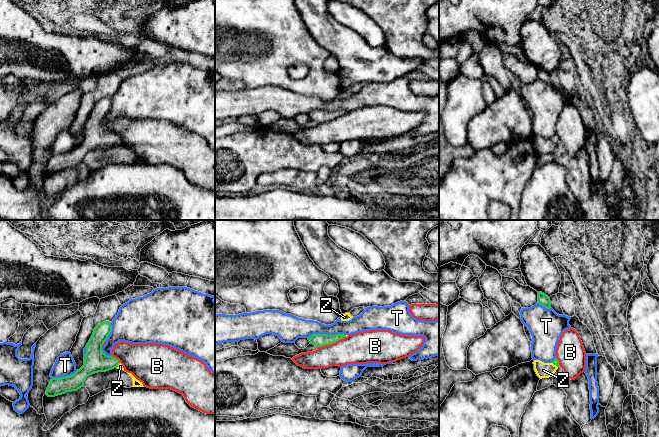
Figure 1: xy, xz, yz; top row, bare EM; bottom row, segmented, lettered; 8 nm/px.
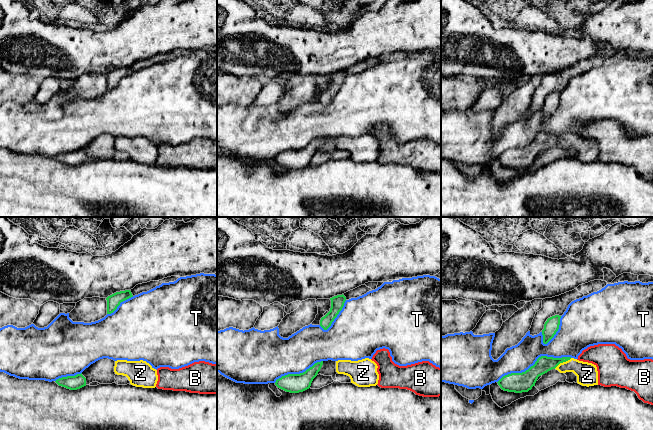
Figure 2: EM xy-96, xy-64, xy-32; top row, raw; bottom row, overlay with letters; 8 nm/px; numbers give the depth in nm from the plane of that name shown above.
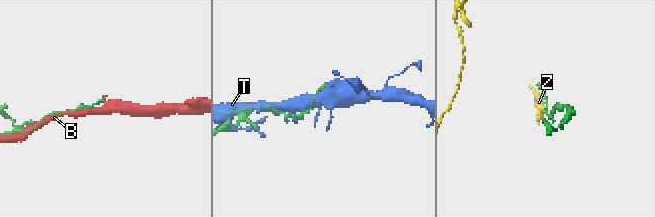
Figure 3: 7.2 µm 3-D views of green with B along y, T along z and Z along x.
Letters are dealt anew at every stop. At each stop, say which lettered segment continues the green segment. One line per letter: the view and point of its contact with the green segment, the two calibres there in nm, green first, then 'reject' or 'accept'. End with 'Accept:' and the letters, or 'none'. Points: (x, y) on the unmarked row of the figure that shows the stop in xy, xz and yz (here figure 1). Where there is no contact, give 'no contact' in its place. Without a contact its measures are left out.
B: meets green in xz at (331, 119); 110 nm thick on the green side, 260 nm on the other; reject
T: meets green in xz at (326, 110); 110 nm thick on the green side, 160 nm on the other; reject
Z: meets green in yz at (554, 140); 50 nm thick on the green side, 130 nm on the other; accept
Accept: Z

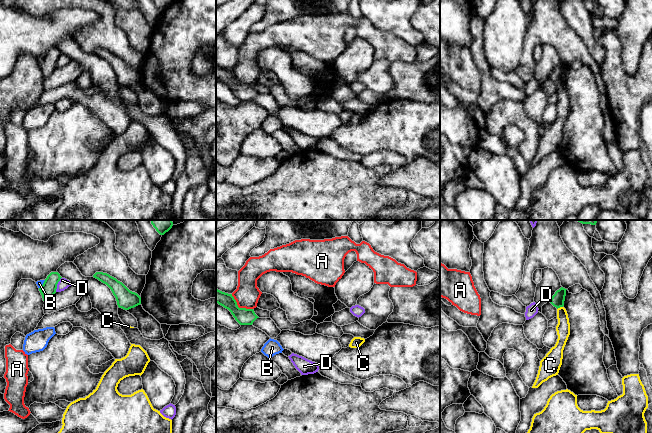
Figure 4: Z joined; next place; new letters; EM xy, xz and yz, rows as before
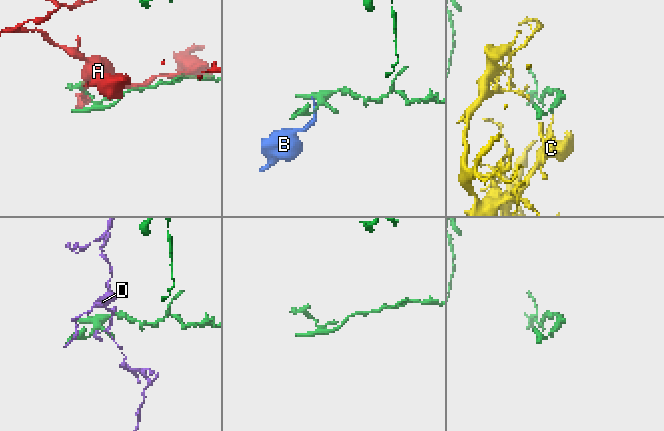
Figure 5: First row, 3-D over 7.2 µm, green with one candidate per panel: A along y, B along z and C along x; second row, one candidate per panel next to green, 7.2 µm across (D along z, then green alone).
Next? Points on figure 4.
A: meets green in xz at (238, 83); 140 nm thick on the green side, 200 nm on the other; reject
B: meets green in xy at (43, 60); 120 nm thick on the green side, 50 nm on the other; reject
C: meets green in yz at (559, 83); 110 nm thick on the green side, 110 nm on the other; reject
D: meets green in xy at (57, 59); 120 nm thick on the green side, 90 nm on the other; reject
Accept: none

